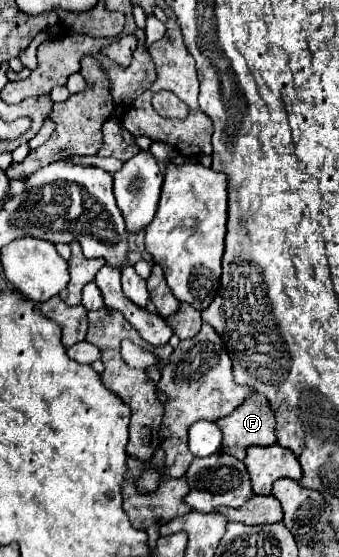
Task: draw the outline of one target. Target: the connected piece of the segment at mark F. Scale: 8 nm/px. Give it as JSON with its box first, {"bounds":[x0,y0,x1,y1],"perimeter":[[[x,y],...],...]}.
{"bounds":[217,393,277,459],"perimeter":[[[251,393],[233,413],[217,419],[217,425],[223,433],[221,451],[237,459],[243,459],[245,449],[251,445],[277,443],[273,411],[259,393]]]}

